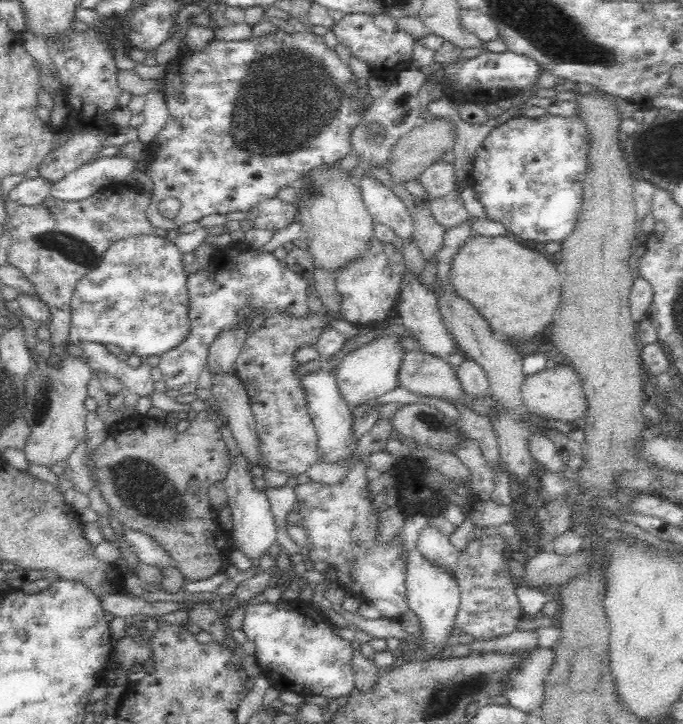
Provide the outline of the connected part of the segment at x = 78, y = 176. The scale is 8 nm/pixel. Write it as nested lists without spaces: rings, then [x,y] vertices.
[[[125,154],[100,157],[80,166],[61,181],[51,184],[49,196],[62,201],[78,201],[106,186],[124,182],[136,169],[138,160]]]

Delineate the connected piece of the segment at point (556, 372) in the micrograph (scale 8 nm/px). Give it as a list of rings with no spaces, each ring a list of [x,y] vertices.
[[[561,362],[550,370],[529,375],[521,387],[521,398],[531,417],[550,419],[564,423],[580,423],[587,412],[586,396],[580,378],[570,364]]]

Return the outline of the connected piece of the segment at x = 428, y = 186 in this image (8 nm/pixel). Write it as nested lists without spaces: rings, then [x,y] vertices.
[[[440,160],[431,164],[422,174],[418,174],[416,181],[424,188],[428,201],[439,199],[453,191],[457,180],[454,170],[454,165]]]

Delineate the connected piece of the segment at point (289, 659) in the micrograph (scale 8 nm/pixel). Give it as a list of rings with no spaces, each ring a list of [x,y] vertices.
[[[300,599],[281,600],[275,604],[245,604],[244,618],[240,629],[248,641],[255,646],[255,657],[262,674],[273,683],[279,691],[292,691],[298,695],[320,695],[326,699],[348,696],[354,687],[352,662],[352,643],[332,631],[333,623],[324,611],[316,611],[310,602]]]

